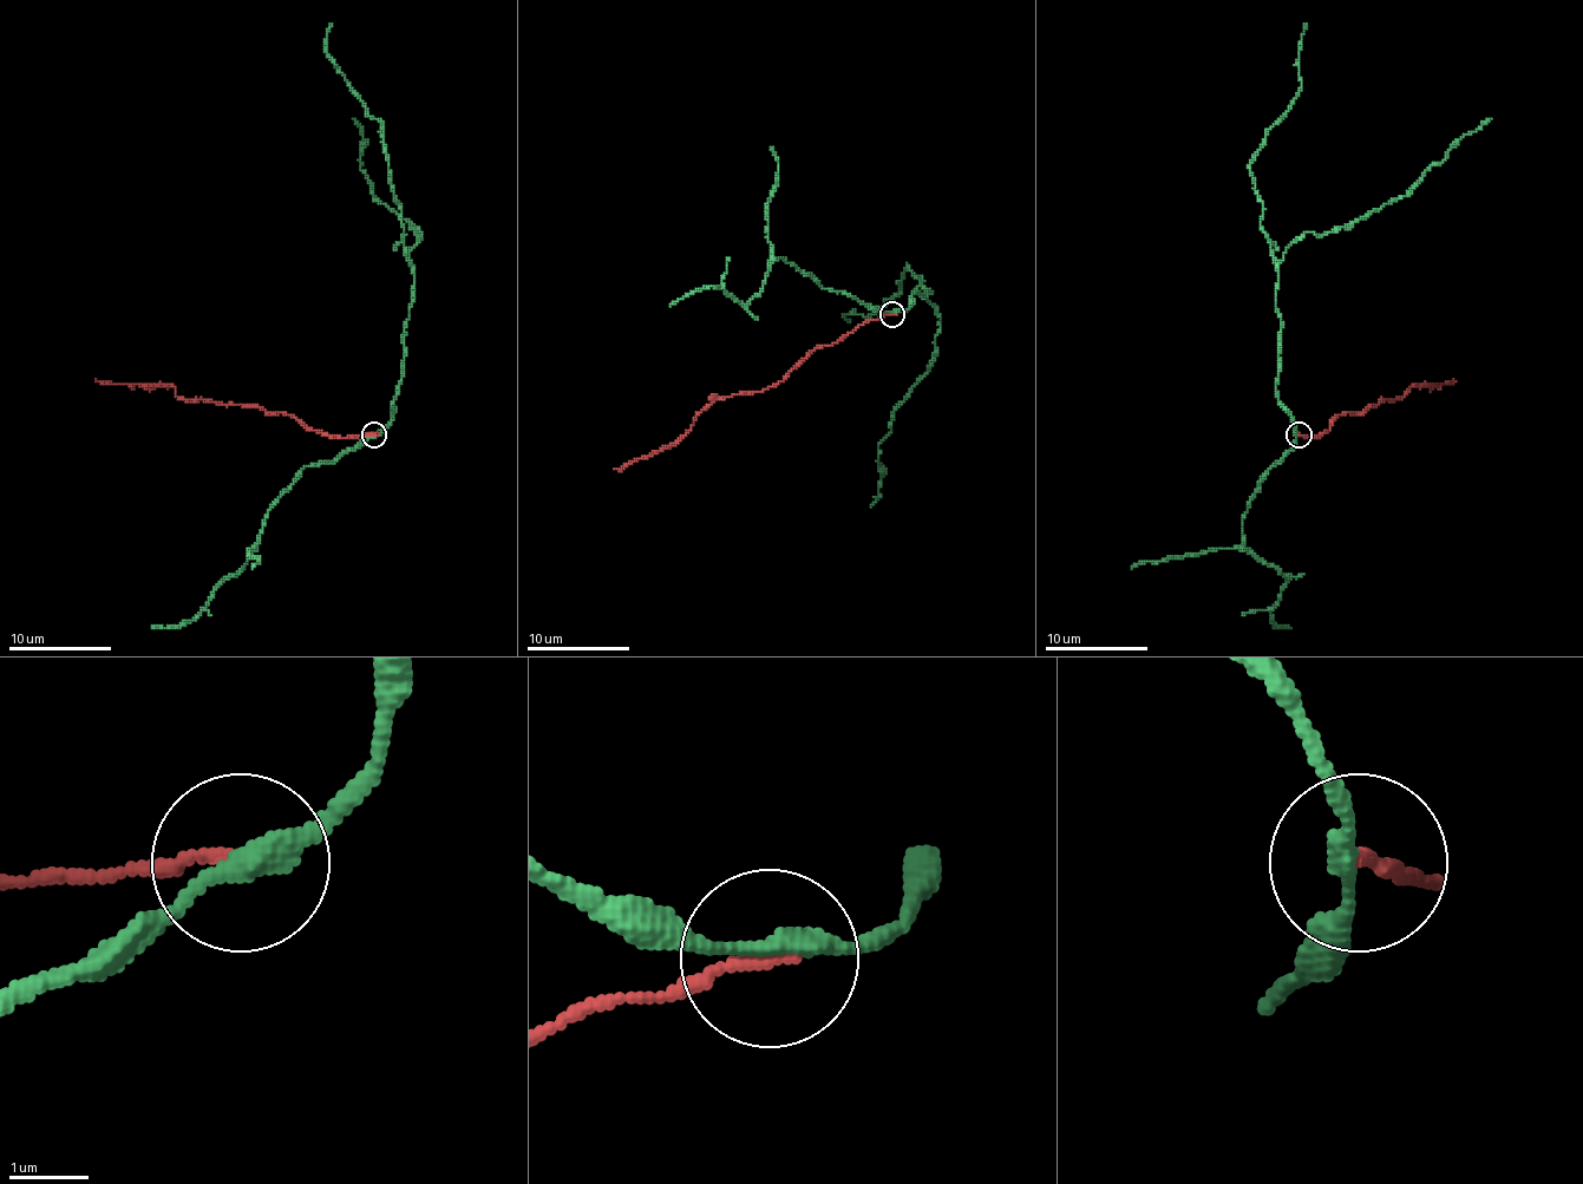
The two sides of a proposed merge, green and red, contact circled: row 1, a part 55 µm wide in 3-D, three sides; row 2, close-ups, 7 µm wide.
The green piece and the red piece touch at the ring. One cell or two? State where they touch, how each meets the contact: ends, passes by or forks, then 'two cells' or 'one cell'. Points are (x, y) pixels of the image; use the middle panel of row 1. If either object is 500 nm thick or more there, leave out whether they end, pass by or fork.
(891, 314) | green passes by | red ends | two cells

